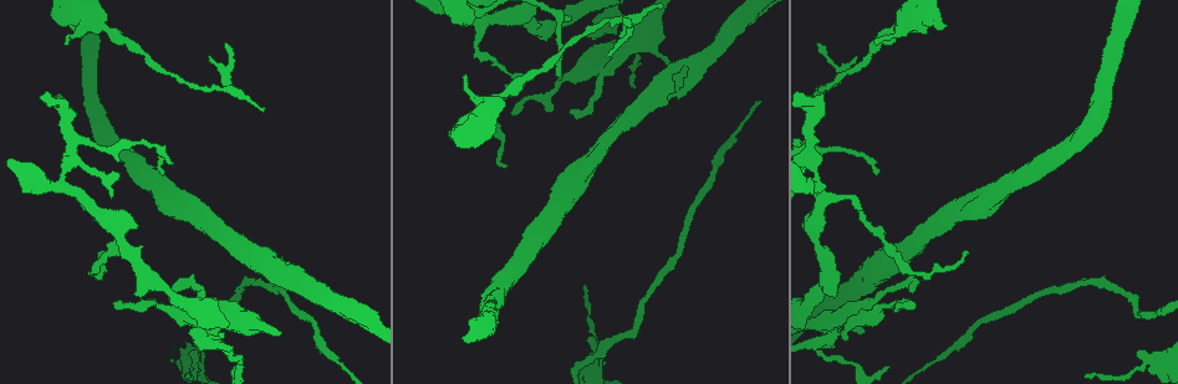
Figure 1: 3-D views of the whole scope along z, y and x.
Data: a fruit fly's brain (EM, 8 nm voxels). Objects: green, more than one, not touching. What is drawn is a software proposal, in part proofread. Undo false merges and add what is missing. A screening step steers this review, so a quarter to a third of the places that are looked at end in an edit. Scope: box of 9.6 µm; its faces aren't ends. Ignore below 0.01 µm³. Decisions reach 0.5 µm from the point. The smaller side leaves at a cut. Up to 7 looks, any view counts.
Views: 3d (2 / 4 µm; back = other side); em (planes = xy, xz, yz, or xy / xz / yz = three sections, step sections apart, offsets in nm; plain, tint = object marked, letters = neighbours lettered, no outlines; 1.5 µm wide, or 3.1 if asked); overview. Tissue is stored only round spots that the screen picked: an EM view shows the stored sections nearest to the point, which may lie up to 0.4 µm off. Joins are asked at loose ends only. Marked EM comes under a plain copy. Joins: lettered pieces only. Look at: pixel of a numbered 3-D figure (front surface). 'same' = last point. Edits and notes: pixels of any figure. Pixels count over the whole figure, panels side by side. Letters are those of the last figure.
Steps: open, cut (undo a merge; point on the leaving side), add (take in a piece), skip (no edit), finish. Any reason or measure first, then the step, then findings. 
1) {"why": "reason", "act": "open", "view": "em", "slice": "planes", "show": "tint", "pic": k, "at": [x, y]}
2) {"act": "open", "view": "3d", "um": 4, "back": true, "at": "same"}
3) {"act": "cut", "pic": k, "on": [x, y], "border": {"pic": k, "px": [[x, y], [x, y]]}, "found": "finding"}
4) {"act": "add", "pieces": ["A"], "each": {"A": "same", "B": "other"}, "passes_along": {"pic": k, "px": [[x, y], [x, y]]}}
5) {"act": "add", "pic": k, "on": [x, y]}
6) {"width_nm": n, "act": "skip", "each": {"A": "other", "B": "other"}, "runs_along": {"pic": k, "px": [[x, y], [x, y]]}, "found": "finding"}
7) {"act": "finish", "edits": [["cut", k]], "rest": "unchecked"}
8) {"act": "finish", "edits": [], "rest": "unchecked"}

{"why": "free end", "act": "open", "view": "3d", "um": 2, "back": true, "pic": 1, "at": [69, 42]}

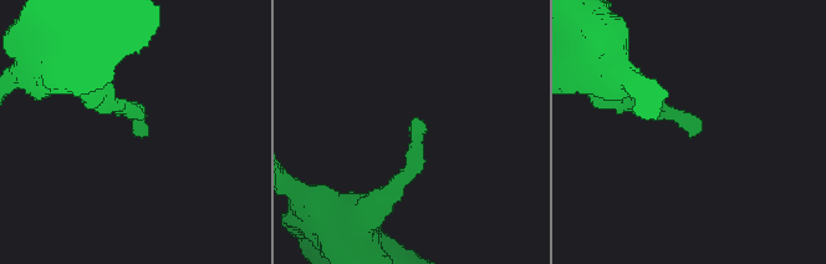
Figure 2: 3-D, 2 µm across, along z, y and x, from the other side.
{"why": "shape alone is not enough", "act": "open", "view": "em", "slice": "xy", "step": 8, "show": "letters", "pic": 2, "at": [701, 127]}

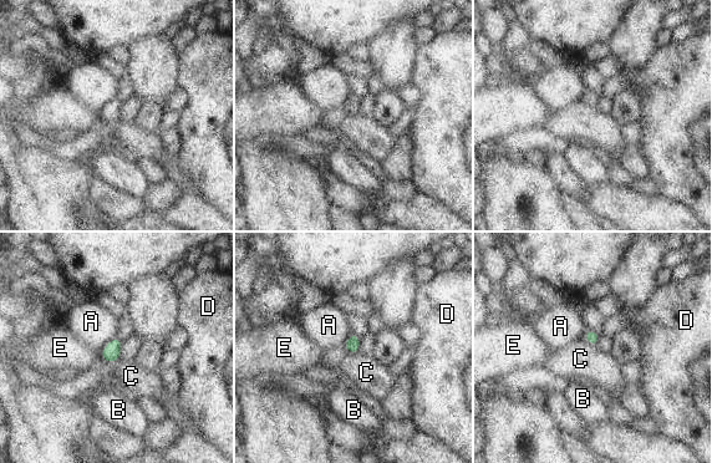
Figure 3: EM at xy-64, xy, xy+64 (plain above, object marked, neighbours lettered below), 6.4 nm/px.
{"why": "another direction", "act": "open", "view": "em", "slice": "yz", "step": 8, "show": "letters", "at": "same"}

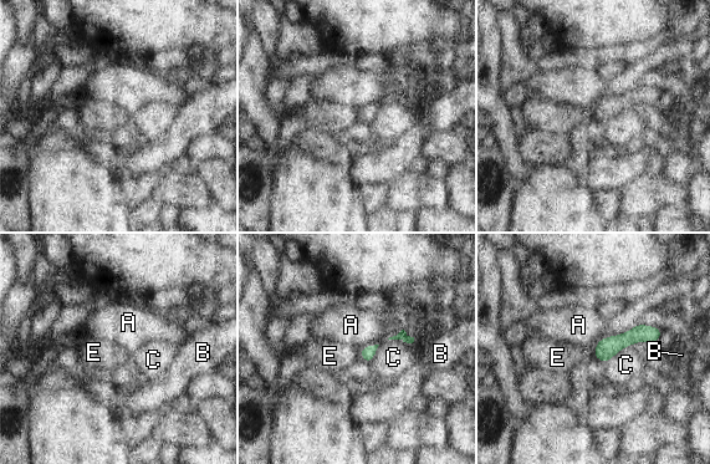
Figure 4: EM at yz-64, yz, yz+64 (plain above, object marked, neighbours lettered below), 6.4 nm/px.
{"longest_contact_nm": ["C", 160], "act": "skip", "each": {"A": "other", "B": "other", "C": "other", "E": "other"}, "found": "none of them fits"}

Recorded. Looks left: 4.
{"act": "open", "view": "em", "slice": "yz", "step": 8, "show": "letters", "pic": 1, "at": [621, 20]}

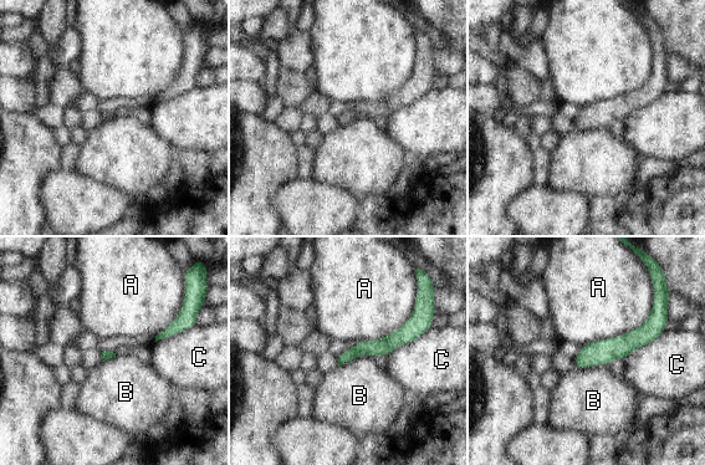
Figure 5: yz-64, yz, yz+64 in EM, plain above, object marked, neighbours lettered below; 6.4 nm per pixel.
{"act": "open", "view": "em", "slice": "planes", "show": "letters", "at": "same"}

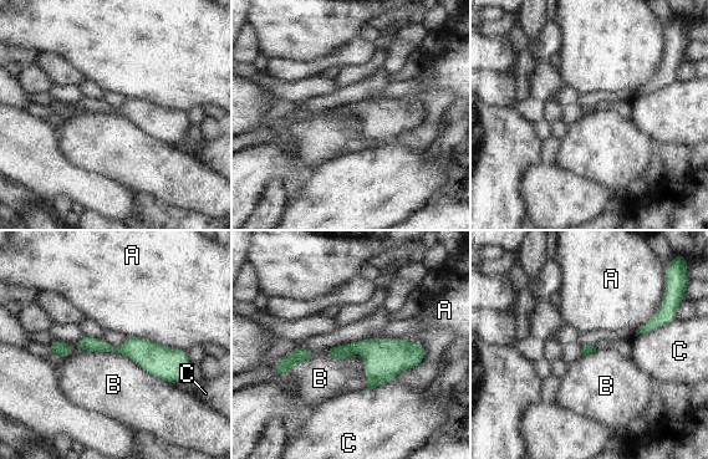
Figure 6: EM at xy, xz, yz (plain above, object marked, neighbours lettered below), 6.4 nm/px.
{"act": "skip", "each": {"A": "other", "B": "other", "C": "other"}, "runs_along": {"pic": 6, "px": [[80, 343], [186, 362]]}, "found": "all the same neuron"}

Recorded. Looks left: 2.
{"why": "branch stops here", "act": "open", "view": "3d", "um": 4, "pic": 1, "at": [665, 64]}

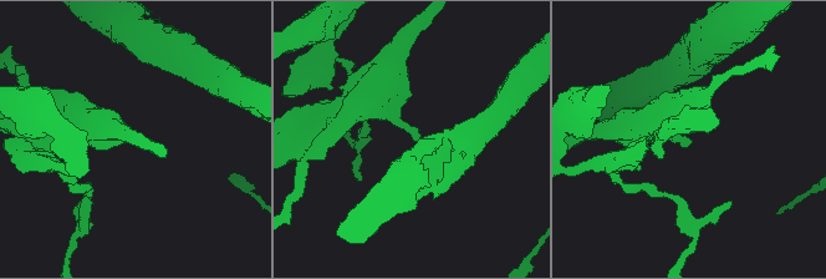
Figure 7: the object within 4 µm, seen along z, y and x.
{"act": "open", "view": "em", "slice": "xy", "step": 4, "show": "letters", "pic": 7, "at": [414, 139]}

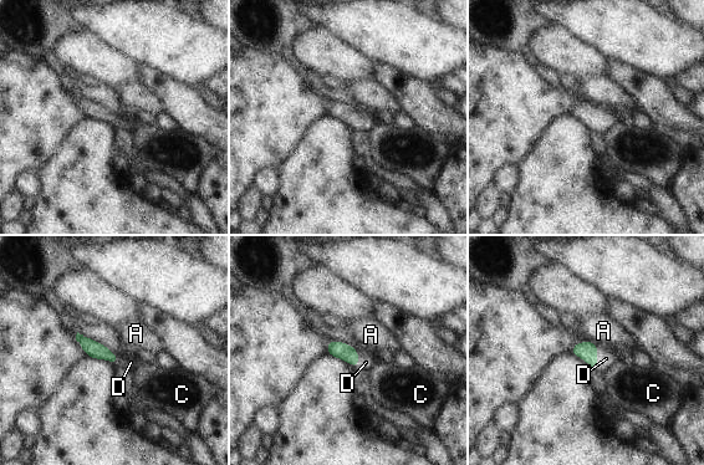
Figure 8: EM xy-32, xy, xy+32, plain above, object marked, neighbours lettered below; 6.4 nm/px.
{"act": "add", "pic": 8, "on": [606, 357], "each": {"A": "other", "C": "other", "D": "same"}, "passes_along": {"pic": 8, "px": [[587, 351], [596, 358], [606, 357]]}, "found": "it goes on there"}

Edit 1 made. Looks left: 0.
{"act": "finish", "edits": [["add", 8]], "rest": "unchecked"}

